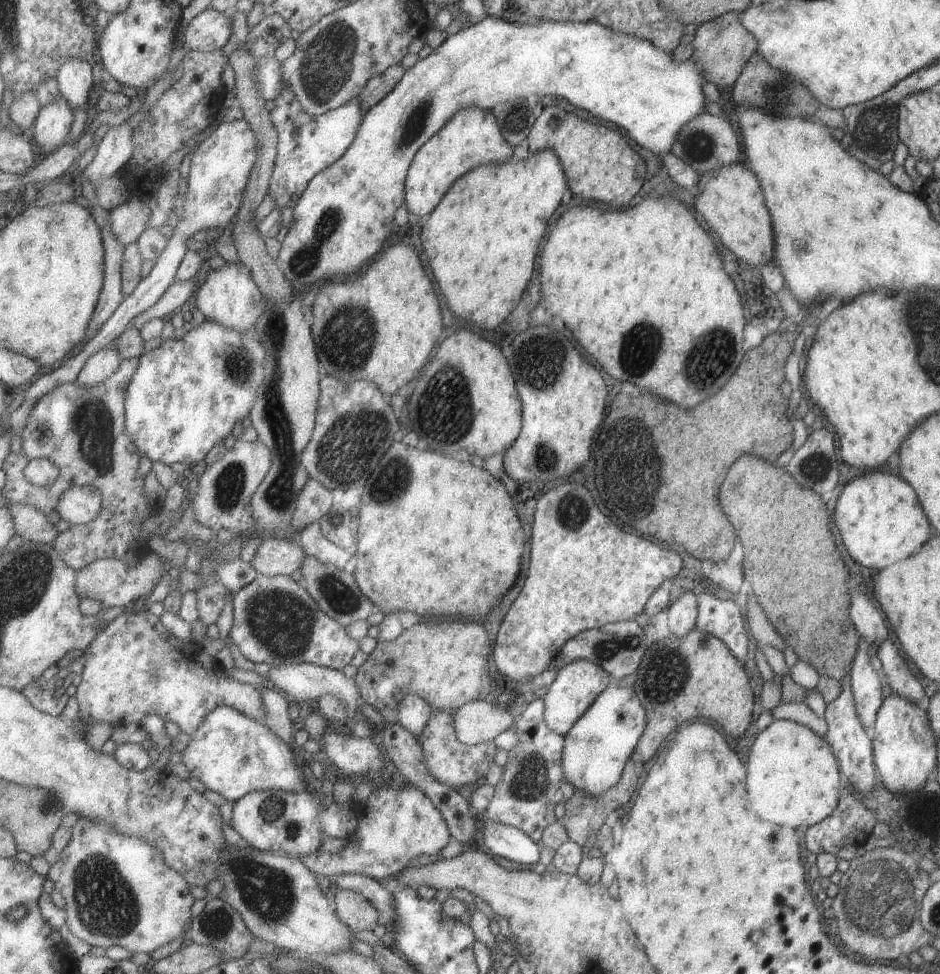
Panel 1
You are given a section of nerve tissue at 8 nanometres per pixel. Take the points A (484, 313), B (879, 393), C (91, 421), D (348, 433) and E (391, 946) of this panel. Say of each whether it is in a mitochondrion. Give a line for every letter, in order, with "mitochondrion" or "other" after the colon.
A: other
B: other
C: mitochondrion
D: mitochondrion
E: other

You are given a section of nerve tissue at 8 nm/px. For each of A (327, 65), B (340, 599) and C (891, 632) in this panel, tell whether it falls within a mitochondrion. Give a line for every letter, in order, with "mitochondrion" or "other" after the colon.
A: mitochondrion
B: mitochondrion
C: other

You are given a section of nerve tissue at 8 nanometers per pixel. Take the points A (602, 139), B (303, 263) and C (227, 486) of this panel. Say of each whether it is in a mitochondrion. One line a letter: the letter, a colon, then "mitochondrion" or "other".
A: other
B: mitochondrion
C: mitochondrion

